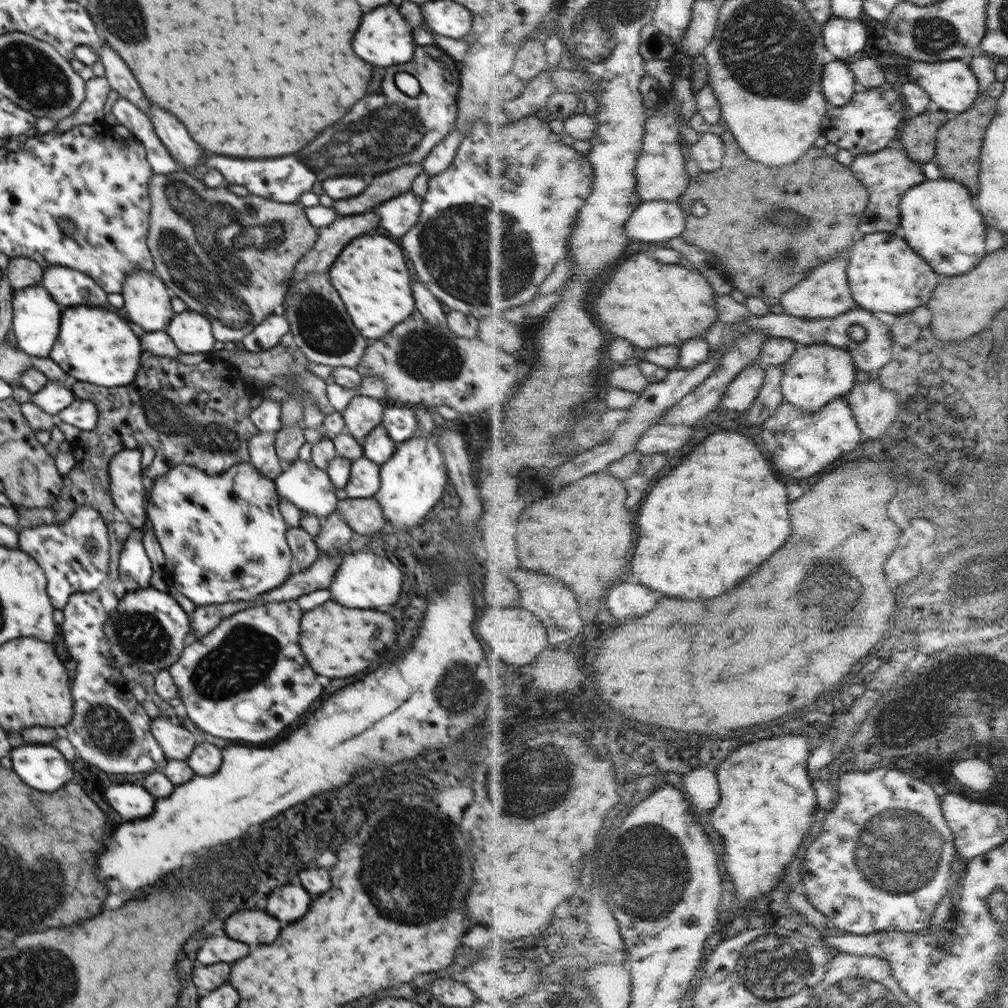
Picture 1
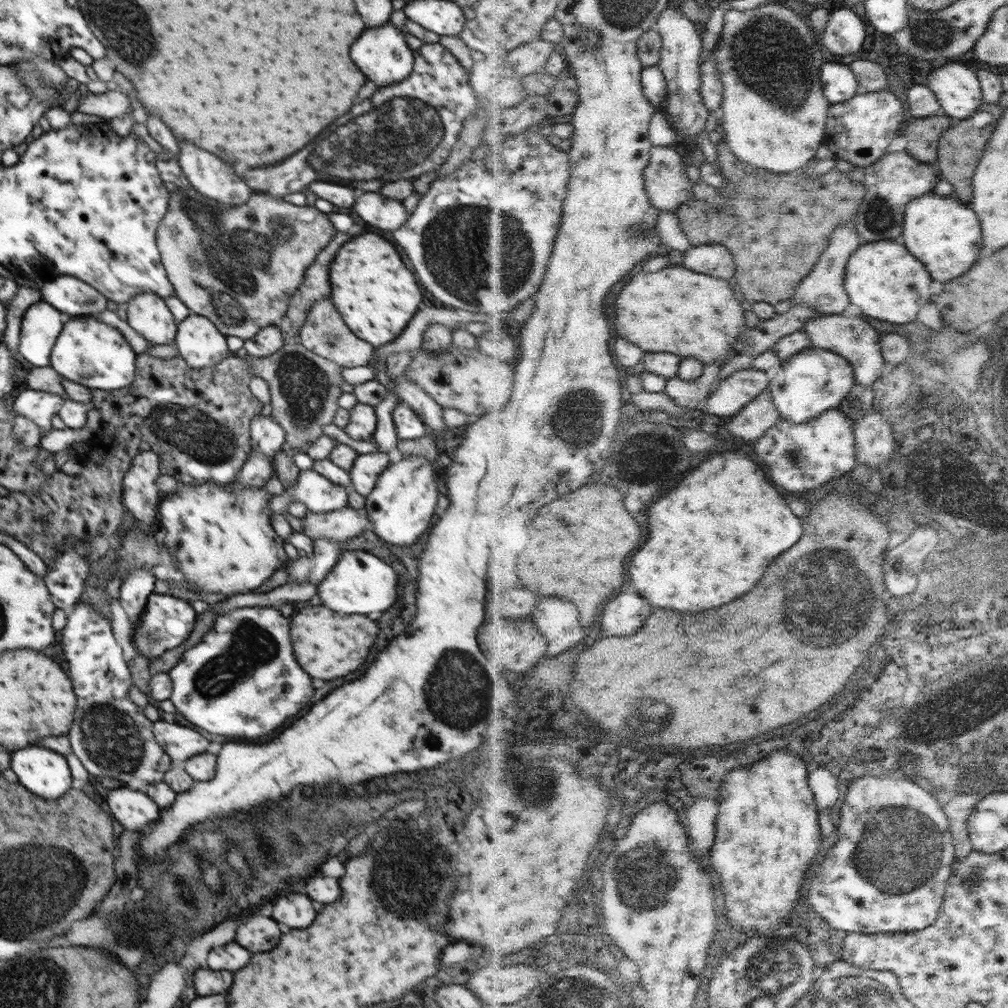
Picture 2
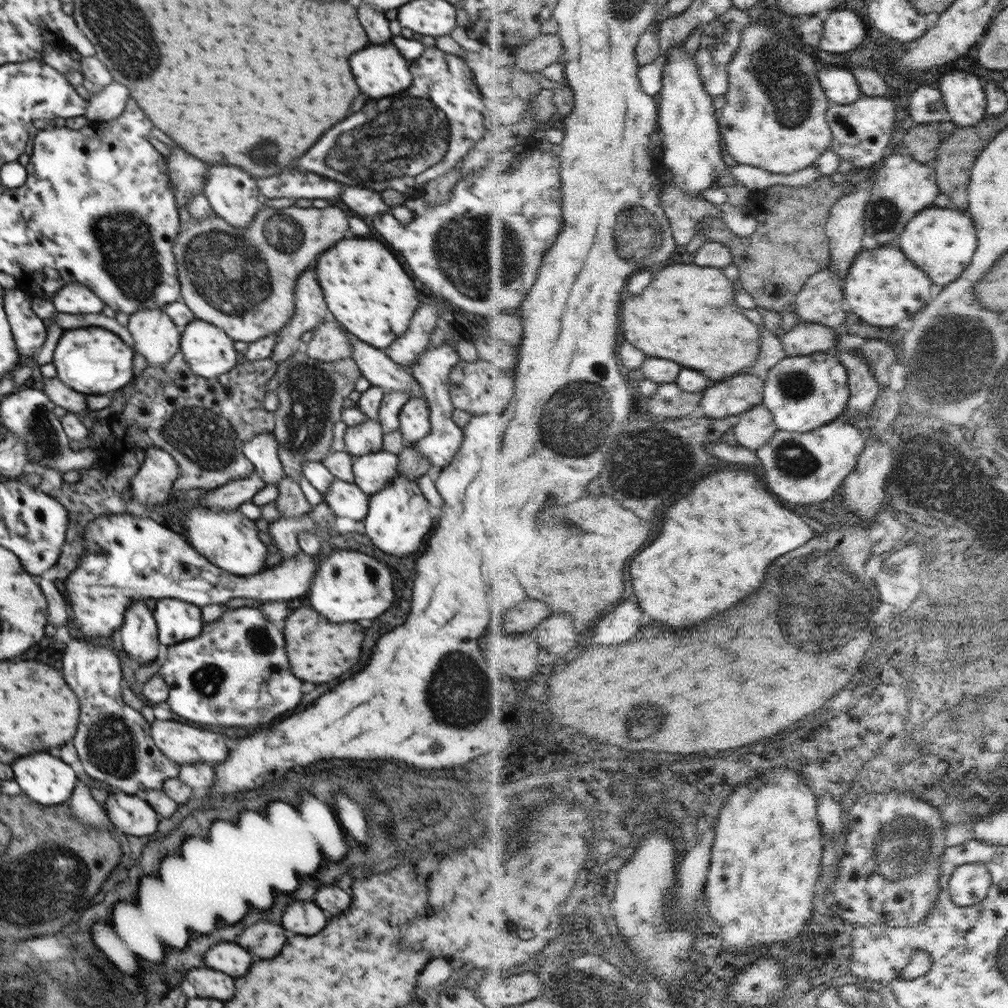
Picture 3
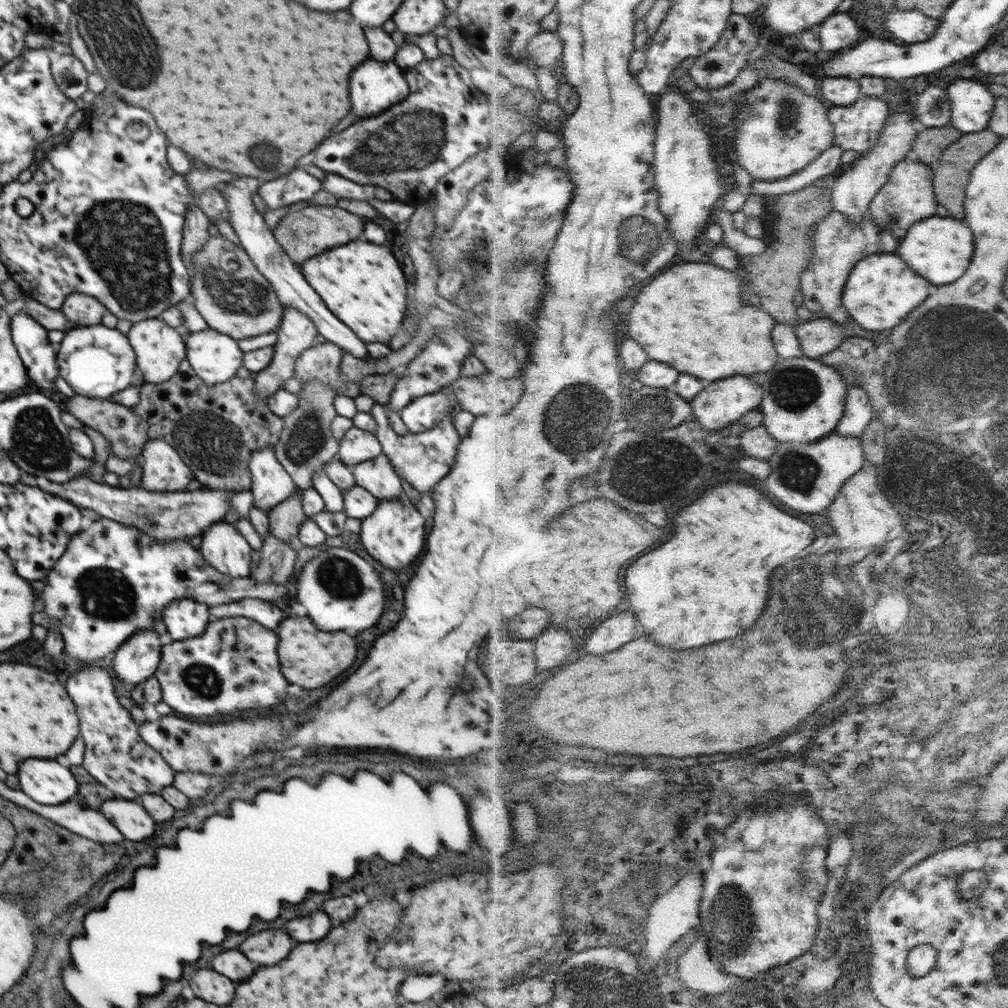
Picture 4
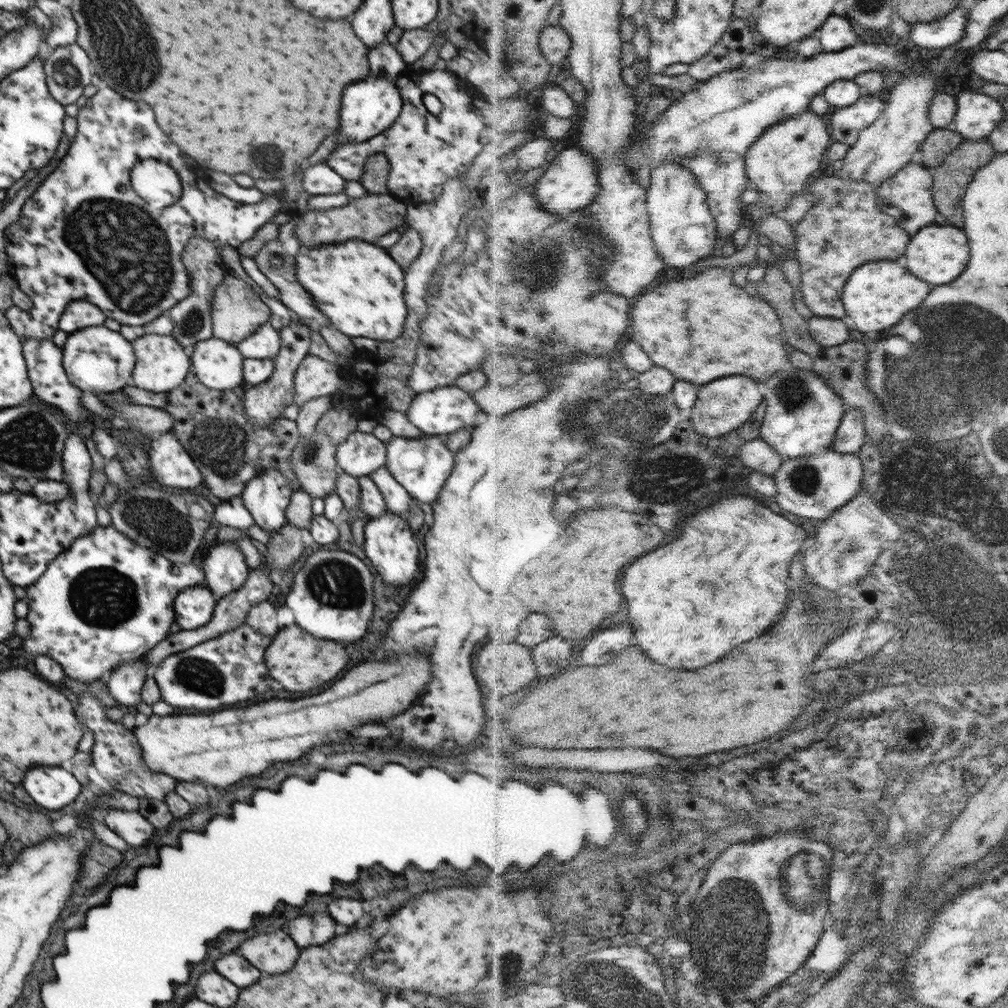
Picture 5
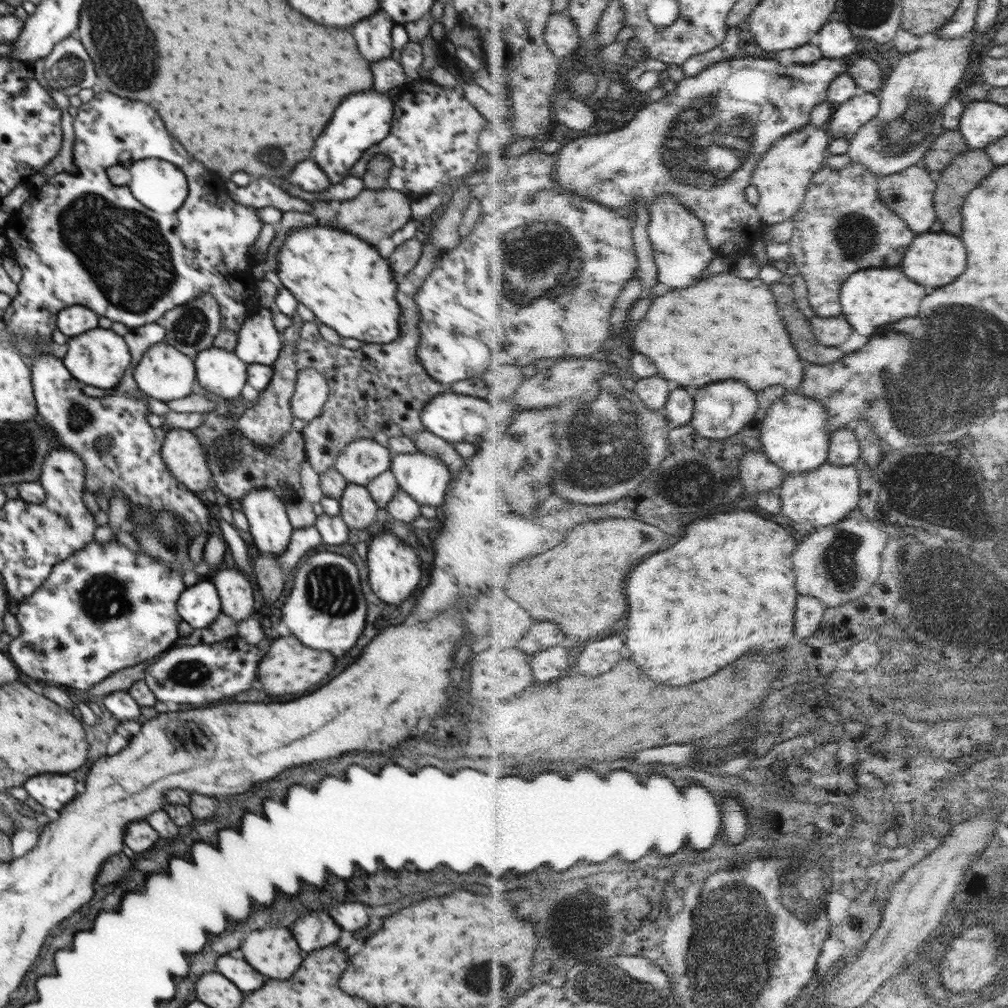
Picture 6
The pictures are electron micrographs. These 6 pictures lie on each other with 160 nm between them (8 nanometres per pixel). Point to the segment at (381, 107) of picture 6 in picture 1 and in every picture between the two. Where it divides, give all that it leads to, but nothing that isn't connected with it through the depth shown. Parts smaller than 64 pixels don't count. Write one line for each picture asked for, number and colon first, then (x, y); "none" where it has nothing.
1: (385, 38)
2: (382, 54)
3: (380, 71)
4: (375, 86)
5: (370, 107)

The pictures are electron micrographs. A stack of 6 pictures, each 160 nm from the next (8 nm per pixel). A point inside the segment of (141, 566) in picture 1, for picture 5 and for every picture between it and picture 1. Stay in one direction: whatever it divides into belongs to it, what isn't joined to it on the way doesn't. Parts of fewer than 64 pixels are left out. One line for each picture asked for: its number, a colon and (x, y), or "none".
2: (138, 585)
3: (139, 636)
4: (135, 661)
5: (126, 681)

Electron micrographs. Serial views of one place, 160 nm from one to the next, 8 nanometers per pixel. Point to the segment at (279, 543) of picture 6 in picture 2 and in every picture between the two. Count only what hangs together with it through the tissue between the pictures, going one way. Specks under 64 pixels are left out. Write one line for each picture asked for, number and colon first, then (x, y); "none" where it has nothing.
2: (267, 437)
3: (262, 451)
4: (270, 484)
5: (266, 497)

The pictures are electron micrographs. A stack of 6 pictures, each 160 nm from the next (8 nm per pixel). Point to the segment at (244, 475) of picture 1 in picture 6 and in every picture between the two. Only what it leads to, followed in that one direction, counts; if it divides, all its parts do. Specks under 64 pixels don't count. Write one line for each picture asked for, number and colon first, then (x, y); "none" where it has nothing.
2: (222, 541)
3: (227, 538)
4: (223, 547)
5: (225, 569)
6: (235, 587)

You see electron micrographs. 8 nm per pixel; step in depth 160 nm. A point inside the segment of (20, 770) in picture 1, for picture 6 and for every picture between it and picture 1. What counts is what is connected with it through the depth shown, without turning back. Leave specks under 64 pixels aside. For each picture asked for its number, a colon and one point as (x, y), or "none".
2: (43, 772)
3: (47, 780)
4: (46, 782)
5: (53, 788)
6: (55, 791)

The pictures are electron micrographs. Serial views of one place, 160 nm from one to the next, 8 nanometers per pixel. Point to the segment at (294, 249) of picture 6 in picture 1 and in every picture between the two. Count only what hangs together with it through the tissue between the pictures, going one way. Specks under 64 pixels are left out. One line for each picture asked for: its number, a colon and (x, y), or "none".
1: (371, 276)
2: (376, 294)
3: (366, 288)
4: (362, 283)
5: (359, 288)

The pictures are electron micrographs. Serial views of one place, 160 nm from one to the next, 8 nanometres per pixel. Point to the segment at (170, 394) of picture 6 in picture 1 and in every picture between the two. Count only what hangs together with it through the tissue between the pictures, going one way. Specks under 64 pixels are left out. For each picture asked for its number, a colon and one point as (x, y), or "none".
1: (147, 303)
2: (147, 314)
3: (156, 337)
4: (159, 349)
5: (162, 364)

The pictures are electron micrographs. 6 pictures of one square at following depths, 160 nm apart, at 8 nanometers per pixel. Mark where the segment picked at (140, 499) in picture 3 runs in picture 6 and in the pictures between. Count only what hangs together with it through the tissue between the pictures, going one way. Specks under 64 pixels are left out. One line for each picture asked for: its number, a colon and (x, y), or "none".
4: (163, 470)
5: (170, 464)
6: (182, 452)

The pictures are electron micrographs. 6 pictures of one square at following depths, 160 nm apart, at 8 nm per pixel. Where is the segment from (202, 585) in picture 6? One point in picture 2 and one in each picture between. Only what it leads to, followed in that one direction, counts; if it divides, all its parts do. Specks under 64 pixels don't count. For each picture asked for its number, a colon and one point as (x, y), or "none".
2: (167, 622)
3: (177, 621)
4: (184, 619)
5: (193, 608)

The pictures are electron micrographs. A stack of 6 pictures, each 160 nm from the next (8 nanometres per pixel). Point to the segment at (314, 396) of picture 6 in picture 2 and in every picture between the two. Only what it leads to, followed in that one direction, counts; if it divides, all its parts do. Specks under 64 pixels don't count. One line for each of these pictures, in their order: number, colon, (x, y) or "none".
2: (323, 332)
3: (330, 343)
4: (321, 362)
5: (315, 377)

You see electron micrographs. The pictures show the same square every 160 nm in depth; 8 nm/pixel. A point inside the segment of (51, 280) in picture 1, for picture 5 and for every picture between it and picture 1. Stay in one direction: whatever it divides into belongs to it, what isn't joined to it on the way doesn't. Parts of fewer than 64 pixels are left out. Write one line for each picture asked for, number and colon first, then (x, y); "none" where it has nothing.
2: (71, 296)
3: (73, 298)
4: (80, 309)
5: (77, 315)

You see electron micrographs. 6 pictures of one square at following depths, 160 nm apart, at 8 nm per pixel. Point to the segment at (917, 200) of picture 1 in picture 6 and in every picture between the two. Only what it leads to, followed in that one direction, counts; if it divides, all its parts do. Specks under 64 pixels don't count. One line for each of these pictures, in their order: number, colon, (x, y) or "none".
2: (944, 232)
3: (942, 240)
4: (940, 248)
5: (939, 254)
6: (937, 258)

